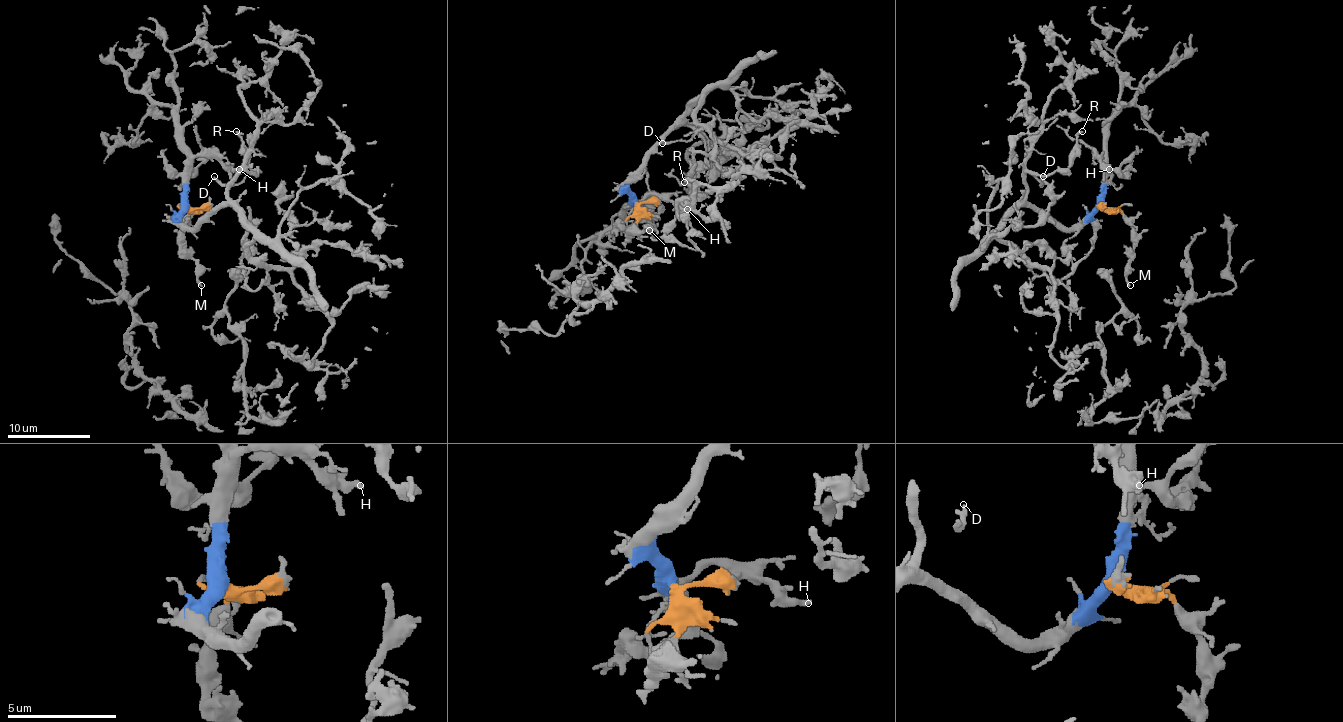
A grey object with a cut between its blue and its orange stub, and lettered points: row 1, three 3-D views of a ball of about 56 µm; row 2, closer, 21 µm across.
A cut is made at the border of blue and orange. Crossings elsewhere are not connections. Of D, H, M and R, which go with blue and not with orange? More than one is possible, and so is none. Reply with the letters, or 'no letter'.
D, H, R

